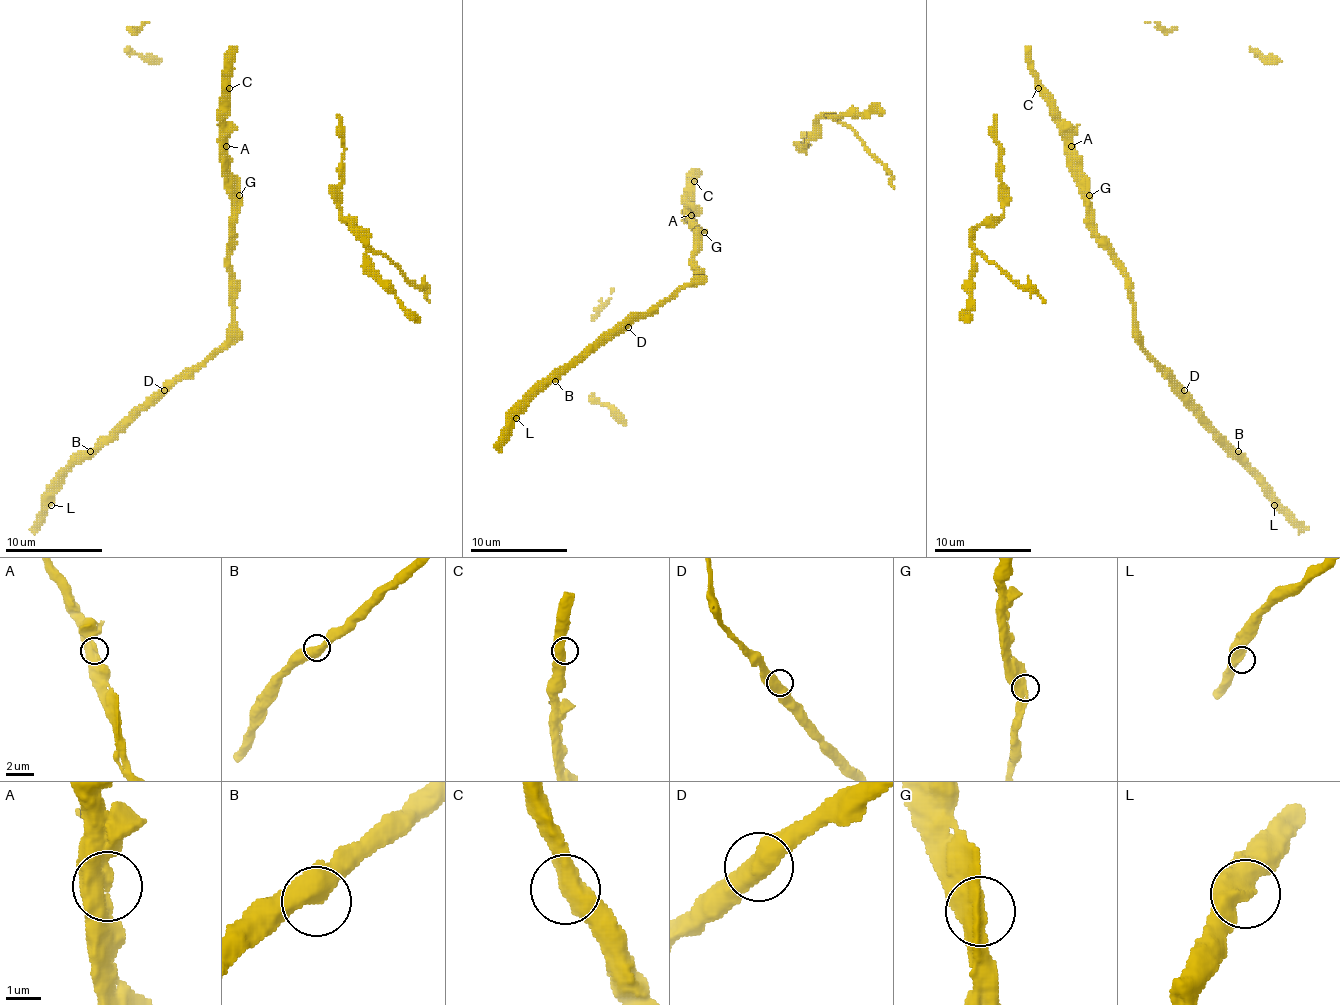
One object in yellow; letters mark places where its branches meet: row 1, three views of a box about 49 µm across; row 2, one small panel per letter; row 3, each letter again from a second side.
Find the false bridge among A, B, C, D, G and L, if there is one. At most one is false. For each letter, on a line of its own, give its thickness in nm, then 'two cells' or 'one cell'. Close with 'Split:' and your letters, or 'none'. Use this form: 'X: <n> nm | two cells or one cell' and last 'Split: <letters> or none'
A: 550 nm | one cell
B: 550 nm | one cell
C: 550 nm | one cell
D: 550 nm | one cell
G: 550 nm | one cell
L: 550 nm | one cell
Split: none

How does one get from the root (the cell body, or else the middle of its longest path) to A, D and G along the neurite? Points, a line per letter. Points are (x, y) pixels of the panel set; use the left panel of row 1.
A: (232, 181), (227, 146)
D: (232, 181), (232, 334), (200, 363), (183, 371), (164, 390)
G: (232, 181), (232, 188), (239, 195)

